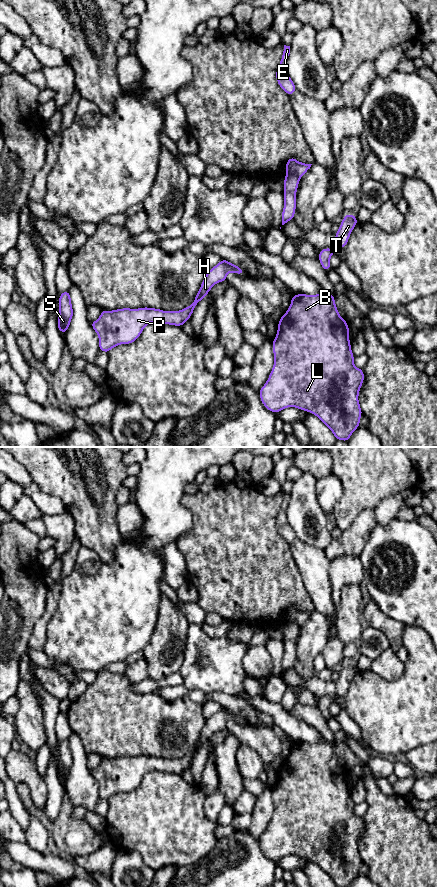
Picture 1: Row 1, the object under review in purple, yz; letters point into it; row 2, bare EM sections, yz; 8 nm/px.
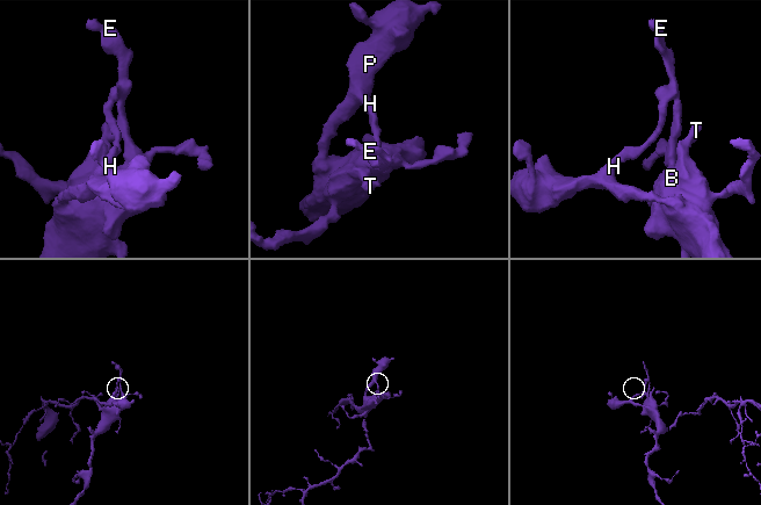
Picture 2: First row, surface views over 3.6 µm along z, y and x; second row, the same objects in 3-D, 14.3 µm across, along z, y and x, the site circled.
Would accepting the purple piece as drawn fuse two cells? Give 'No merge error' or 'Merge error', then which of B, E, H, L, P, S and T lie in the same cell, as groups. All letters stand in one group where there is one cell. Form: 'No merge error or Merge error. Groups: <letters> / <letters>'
Merge error. Groups: B E L T / H P S

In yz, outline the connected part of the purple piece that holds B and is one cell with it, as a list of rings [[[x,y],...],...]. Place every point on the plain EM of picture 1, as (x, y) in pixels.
[[[323,739],[316,743],[296,742],[291,745],[287,760],[278,769],[278,778],[272,789],[274,813],[268,828],[259,839],[264,855],[273,860],[295,855],[317,864],[336,887],[350,887],[359,875],[362,858],[358,844],[364,830],[363,817],[354,814],[354,803],[349,788],[349,775],[338,760],[334,743]]]

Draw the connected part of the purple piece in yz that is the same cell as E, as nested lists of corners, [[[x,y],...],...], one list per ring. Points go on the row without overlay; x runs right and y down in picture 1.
[[[284,493],[281,509],[276,518],[276,528],[278,533],[291,545],[297,538],[294,530],[288,523],[286,511],[290,502],[290,494]]]

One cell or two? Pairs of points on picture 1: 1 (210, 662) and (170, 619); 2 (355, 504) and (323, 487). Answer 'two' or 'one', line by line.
1: two
2: two

